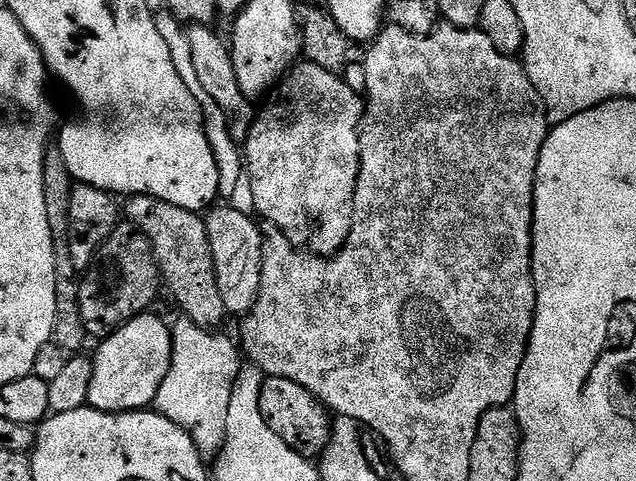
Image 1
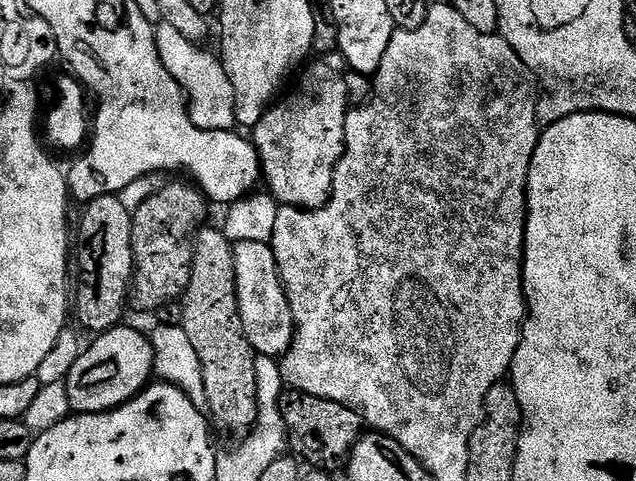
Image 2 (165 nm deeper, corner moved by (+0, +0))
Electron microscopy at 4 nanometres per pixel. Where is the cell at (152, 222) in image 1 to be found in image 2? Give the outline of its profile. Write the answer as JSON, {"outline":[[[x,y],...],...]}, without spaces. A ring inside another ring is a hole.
{"outline":[[[208,227],[196,233],[190,286],[182,297],[182,325],[201,359],[209,417],[220,429],[242,436],[251,431],[257,418],[257,354],[246,338],[238,310],[234,244],[219,227]]]}

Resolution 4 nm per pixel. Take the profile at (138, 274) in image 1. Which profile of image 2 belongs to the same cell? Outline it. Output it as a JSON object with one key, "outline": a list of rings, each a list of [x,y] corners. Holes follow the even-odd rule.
{"outline":[[[195,183],[157,187],[152,196],[132,213],[132,245],[136,270],[132,274],[131,307],[156,312],[183,297],[190,286],[190,270],[196,249],[196,233],[208,216],[209,201]]]}

